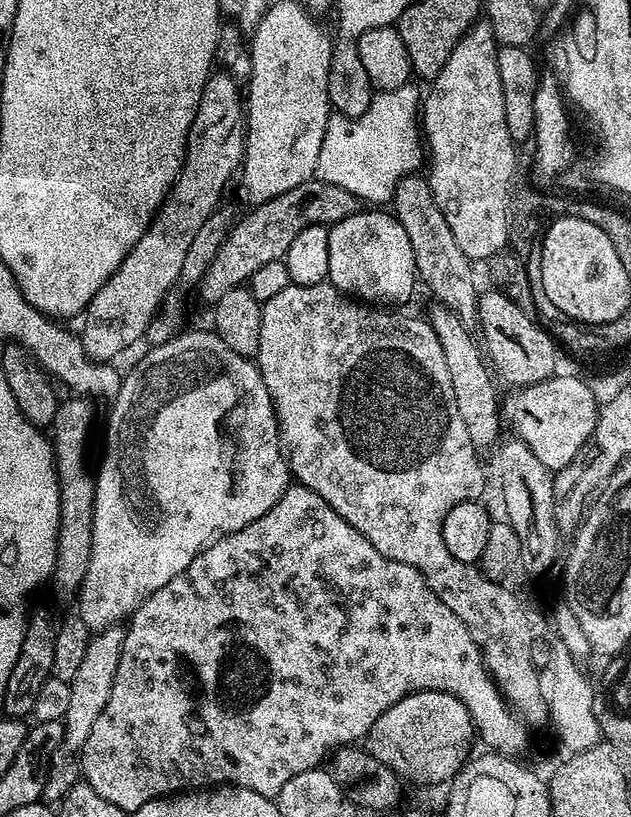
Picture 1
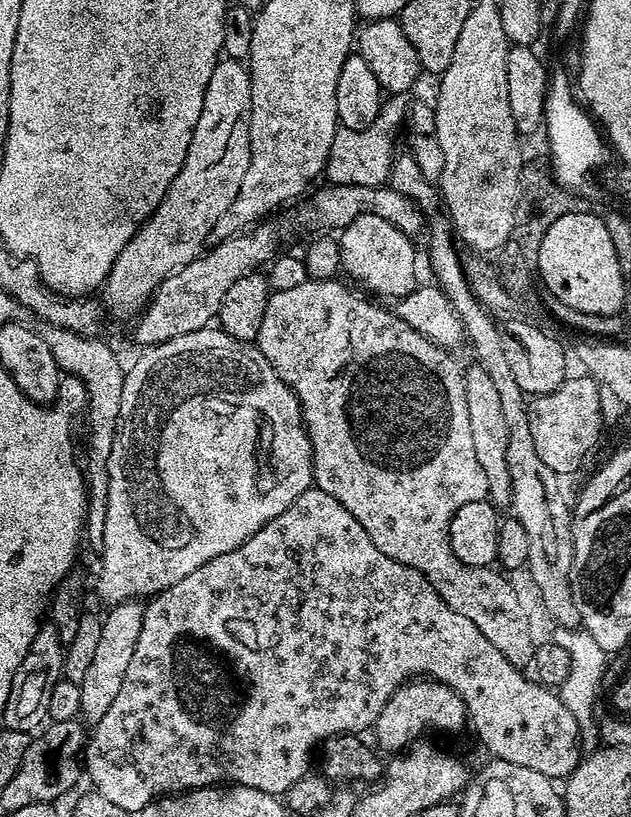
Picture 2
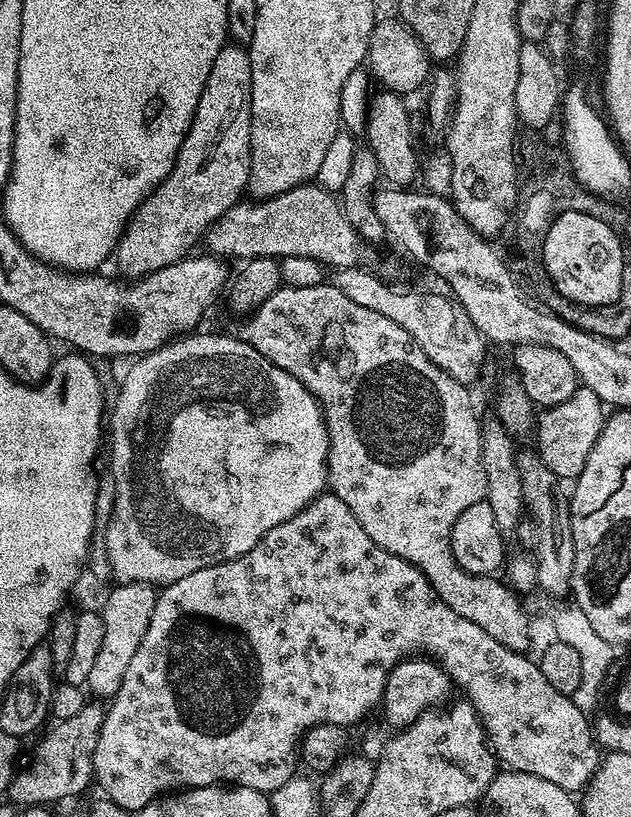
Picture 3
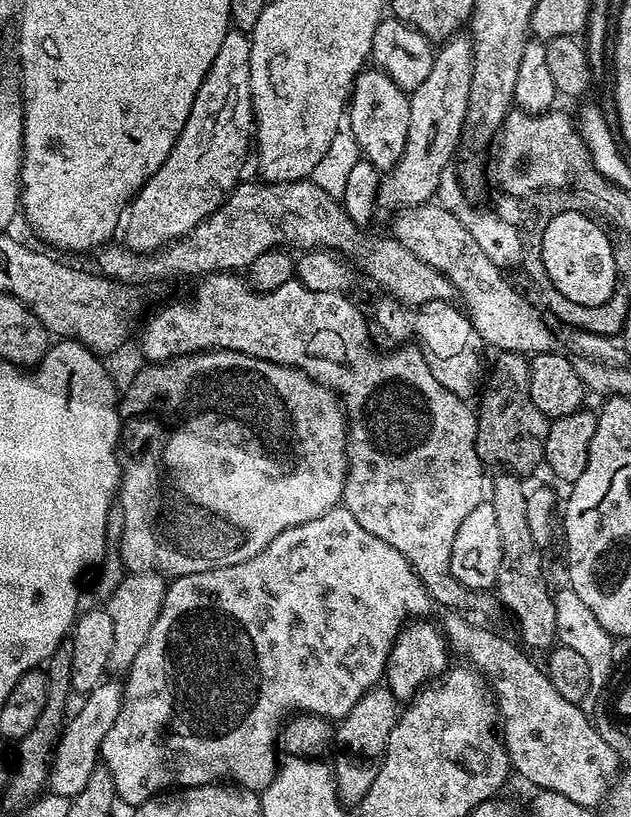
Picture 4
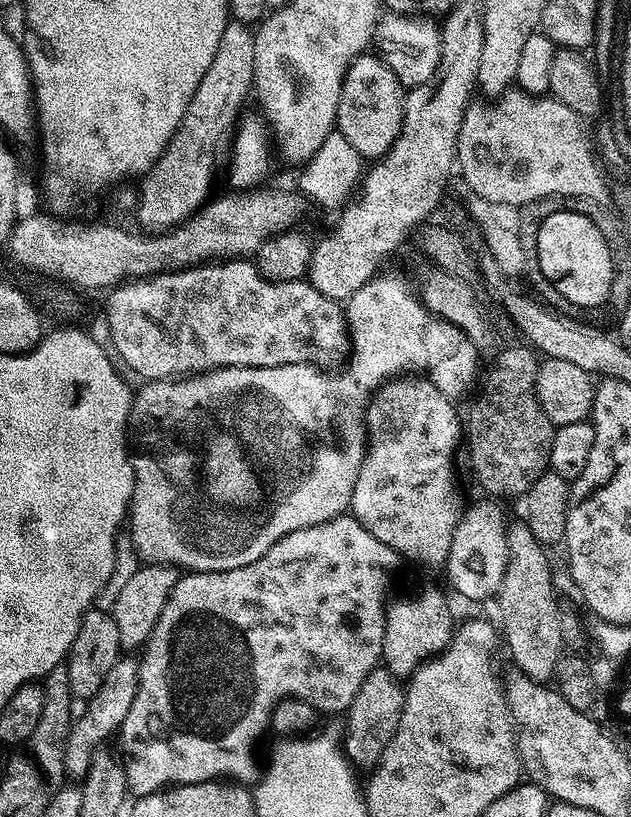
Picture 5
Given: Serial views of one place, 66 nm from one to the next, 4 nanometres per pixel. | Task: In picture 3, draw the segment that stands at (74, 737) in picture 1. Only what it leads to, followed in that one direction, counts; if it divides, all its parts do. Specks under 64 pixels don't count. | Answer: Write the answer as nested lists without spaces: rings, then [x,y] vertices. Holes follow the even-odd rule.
[[[142,582],[117,583],[115,587],[105,598],[104,608],[99,609],[102,618],[102,646],[98,649],[98,658],[90,669],[86,685],[87,691],[91,695],[93,692],[96,698],[111,698],[118,686],[122,686],[122,678],[126,678],[126,669],[134,659],[134,650],[138,650],[138,646],[142,646],[142,638],[146,638],[146,626],[150,626],[150,614],[154,614],[158,595],[153,585]]]

